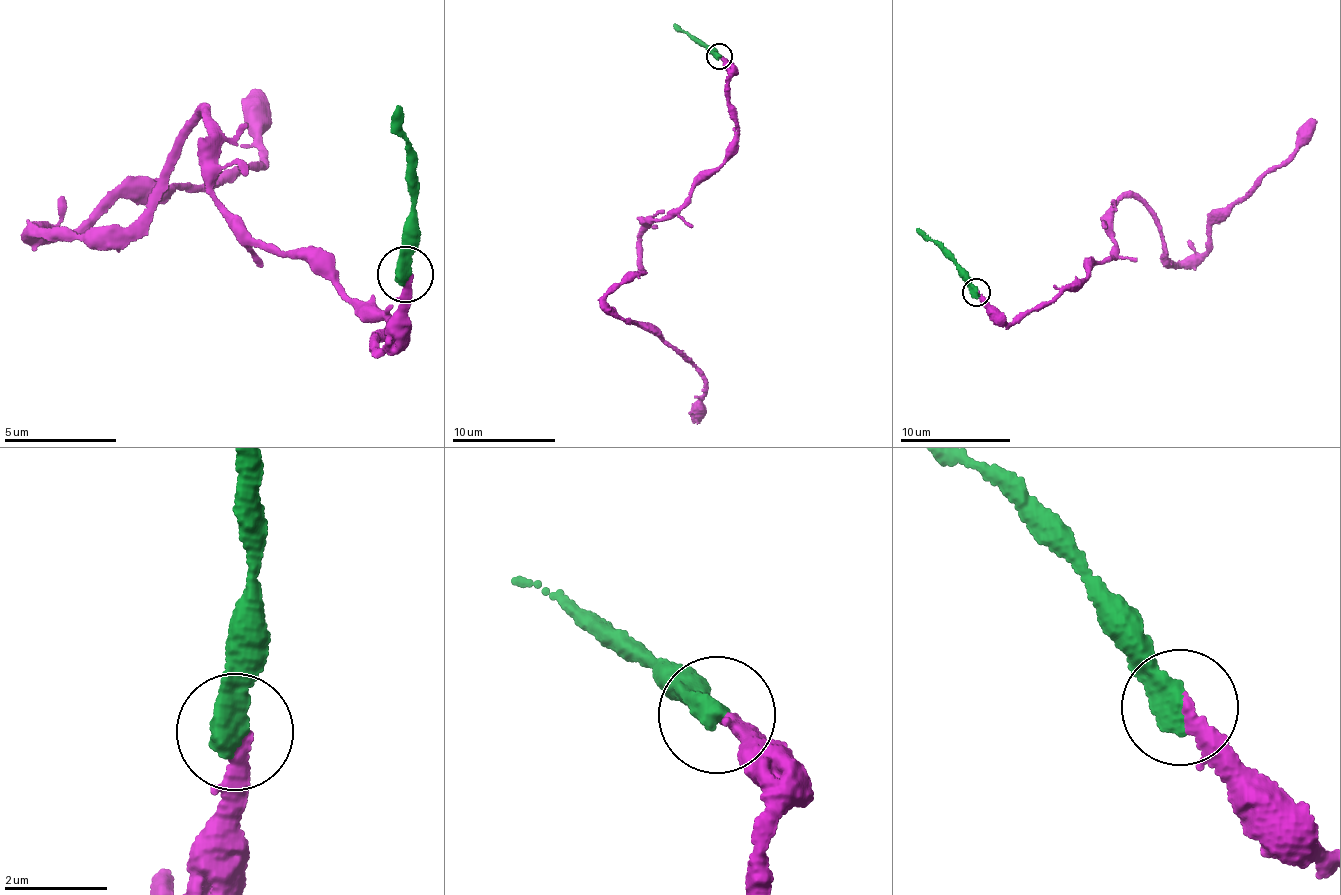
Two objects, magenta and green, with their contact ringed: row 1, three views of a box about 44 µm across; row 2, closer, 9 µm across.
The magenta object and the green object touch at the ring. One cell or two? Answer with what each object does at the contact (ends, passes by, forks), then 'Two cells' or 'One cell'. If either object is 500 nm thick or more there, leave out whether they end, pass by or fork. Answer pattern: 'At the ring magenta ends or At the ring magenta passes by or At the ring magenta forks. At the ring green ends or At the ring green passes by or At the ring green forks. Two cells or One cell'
One cell

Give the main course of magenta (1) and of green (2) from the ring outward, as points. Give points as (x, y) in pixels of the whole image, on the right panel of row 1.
1: (977, 291), (1013, 325), (1070, 290), (1113, 253), (1113, 205), (1126, 196), (1153, 216), (1177, 268), (1315, 119)
2: (977, 291), (950, 252), (916, 229)

